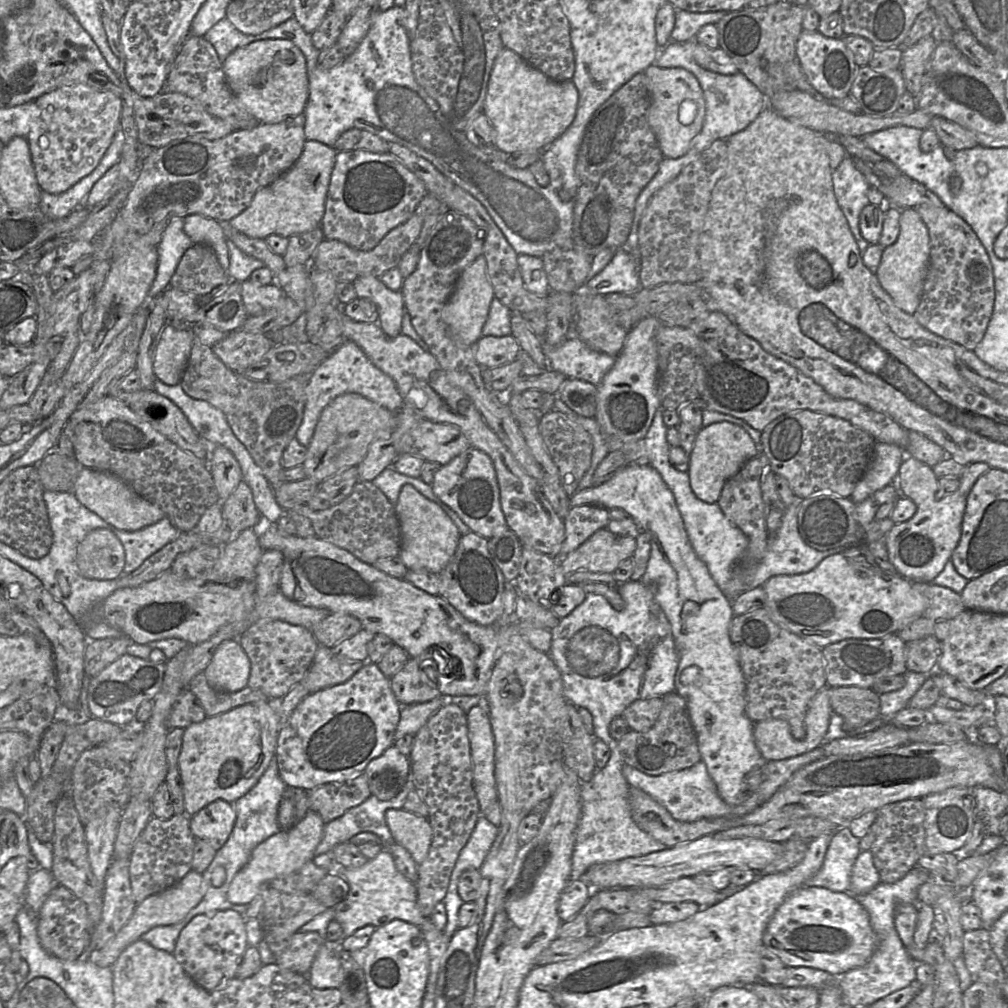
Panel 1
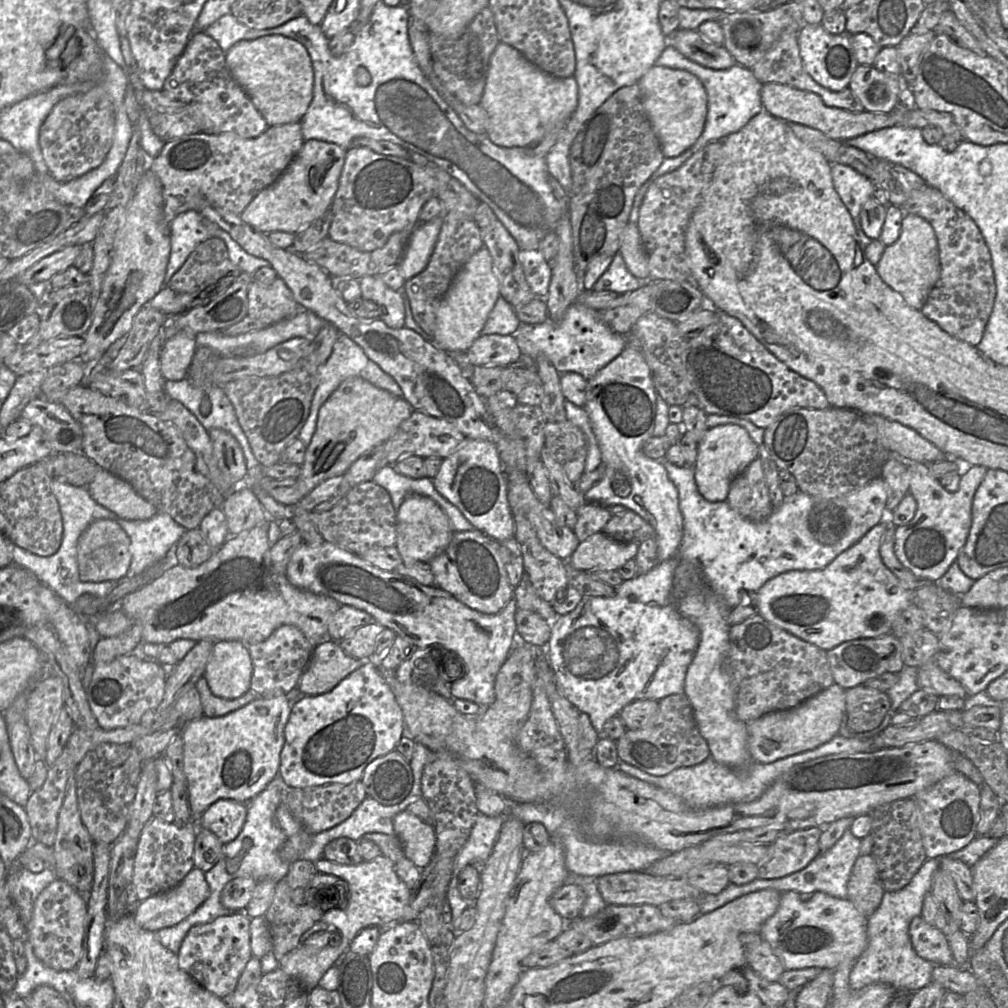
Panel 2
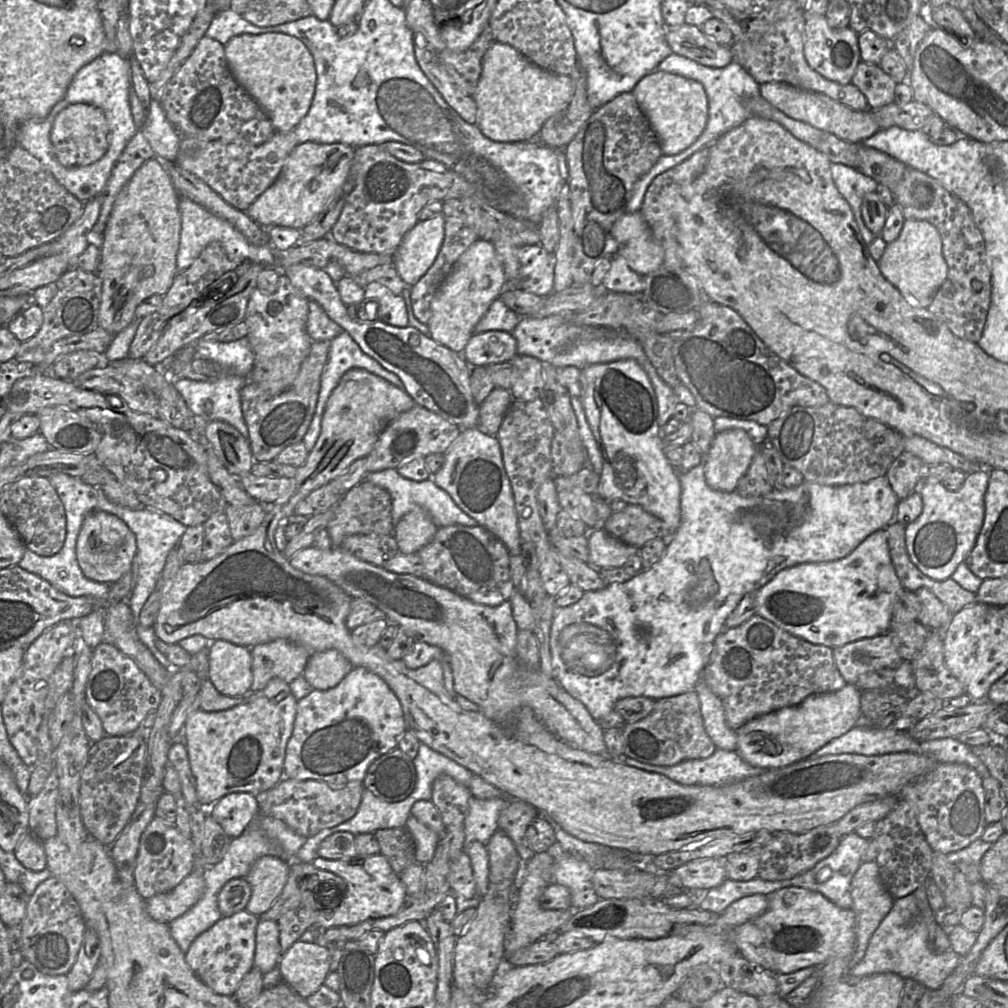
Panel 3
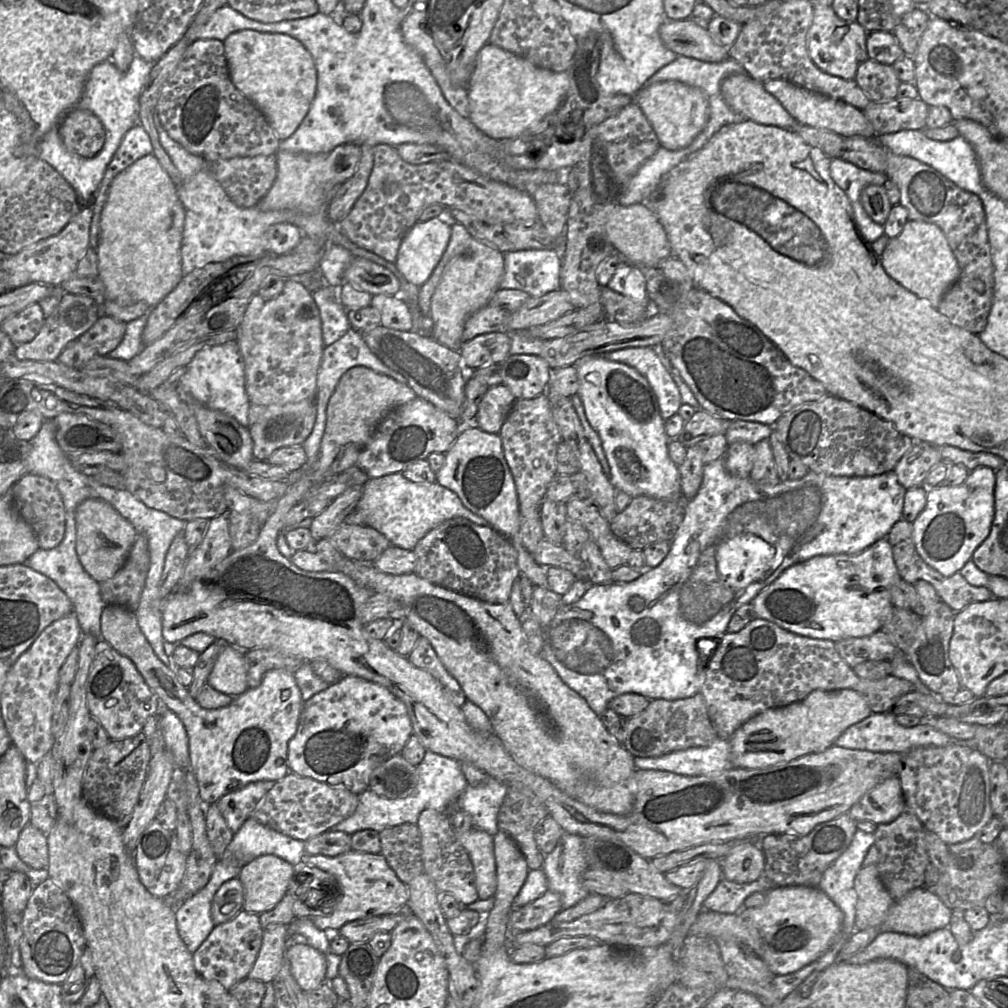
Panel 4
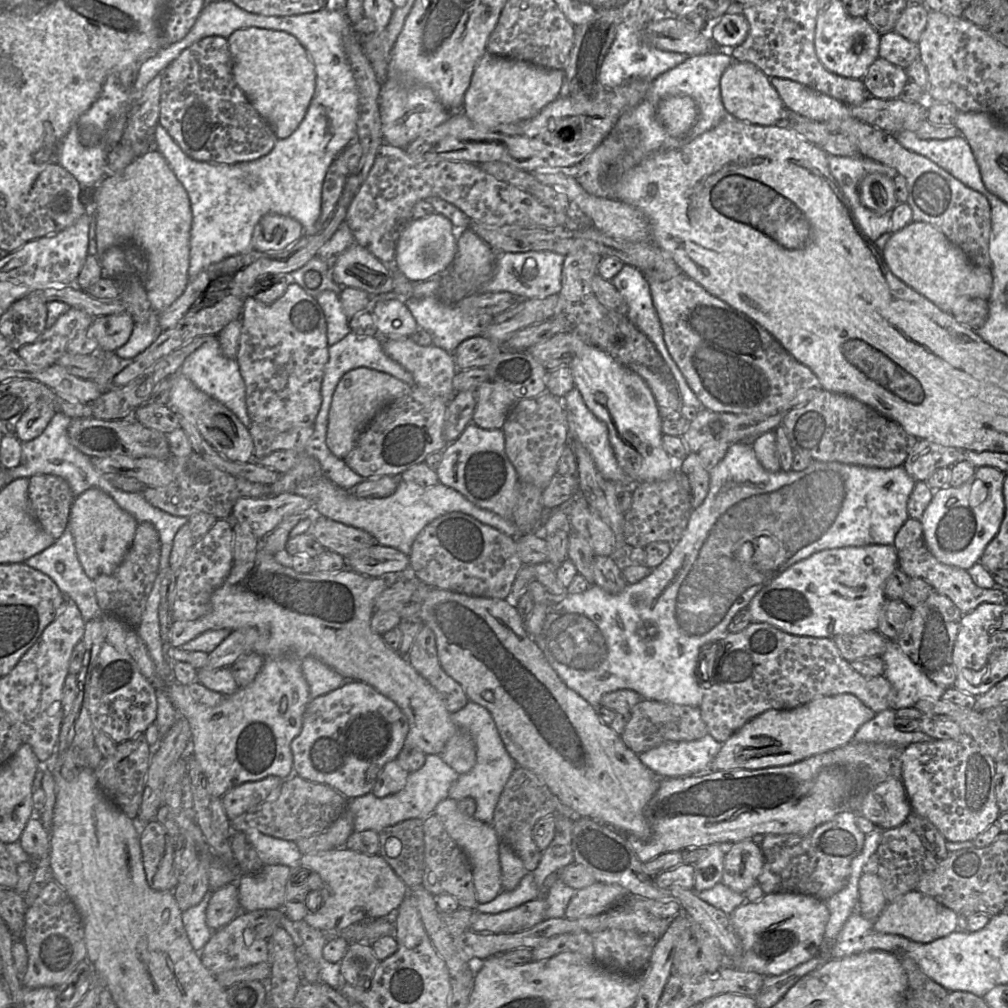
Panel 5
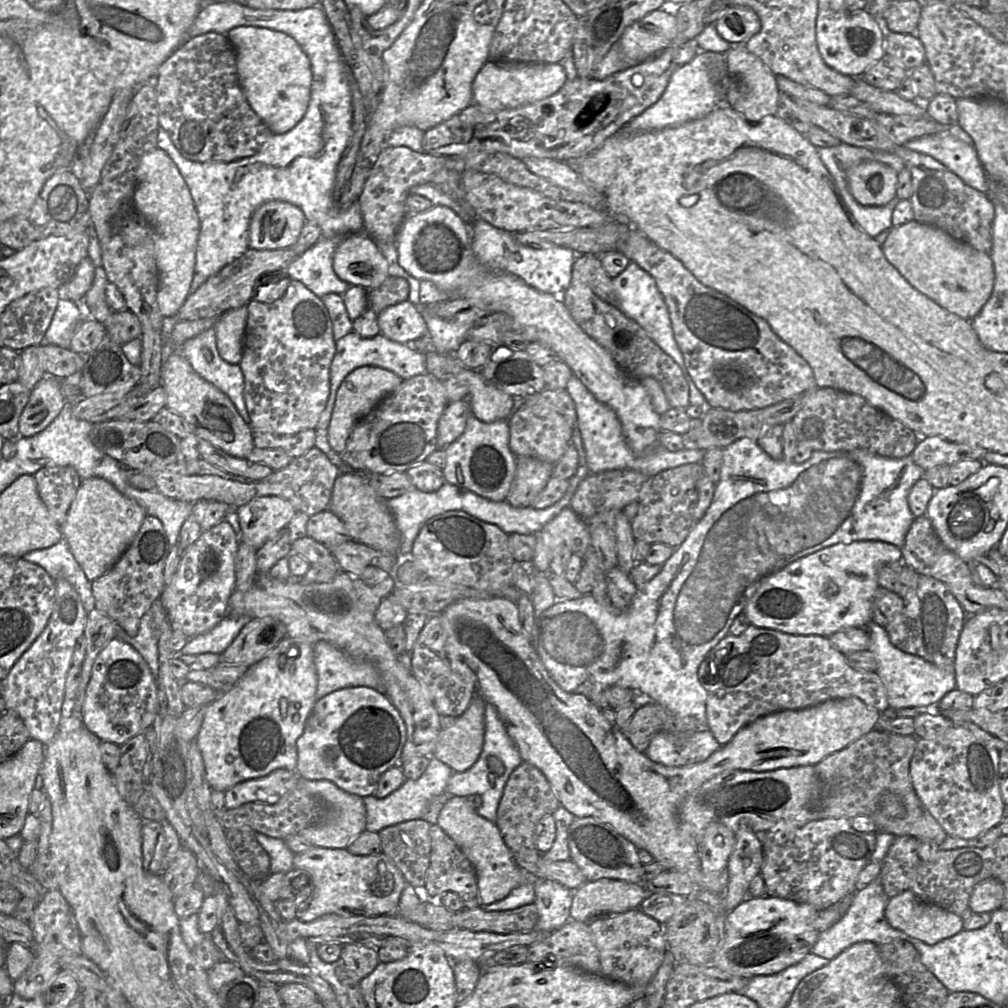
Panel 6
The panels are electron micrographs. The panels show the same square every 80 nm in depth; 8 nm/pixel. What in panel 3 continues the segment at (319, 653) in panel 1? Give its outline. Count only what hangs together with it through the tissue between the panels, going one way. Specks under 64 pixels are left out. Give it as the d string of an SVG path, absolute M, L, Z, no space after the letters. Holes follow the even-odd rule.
M336 649L312 653L303 676L314 690L329 690L338 685L354 668L352 663Z

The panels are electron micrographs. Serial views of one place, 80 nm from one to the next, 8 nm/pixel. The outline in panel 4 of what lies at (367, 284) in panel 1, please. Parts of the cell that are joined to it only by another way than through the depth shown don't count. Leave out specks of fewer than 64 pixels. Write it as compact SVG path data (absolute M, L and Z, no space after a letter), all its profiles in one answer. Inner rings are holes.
M375 294L370 305L377 310L381 325L401 331L413 329L410 308L400 296Z

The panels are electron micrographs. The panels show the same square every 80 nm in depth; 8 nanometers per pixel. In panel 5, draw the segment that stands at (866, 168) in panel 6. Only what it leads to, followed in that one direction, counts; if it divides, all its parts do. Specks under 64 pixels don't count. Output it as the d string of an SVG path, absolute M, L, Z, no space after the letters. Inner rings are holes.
M868 174L859 183L859 196L864 207L884 215L897 204L892 179L878 174Z

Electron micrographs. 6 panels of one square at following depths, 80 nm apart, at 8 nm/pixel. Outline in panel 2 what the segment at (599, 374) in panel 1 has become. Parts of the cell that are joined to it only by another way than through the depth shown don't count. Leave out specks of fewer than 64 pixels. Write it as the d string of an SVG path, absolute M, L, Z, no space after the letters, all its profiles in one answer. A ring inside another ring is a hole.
M576 302L567 309L559 322L549 318L541 324L521 324L515 338L522 354L530 356L534 360L538 355L545 355L560 374L576 372L586 380L594 377L600 369L619 356L628 343L627 336L609 328L600 319L599 312Z

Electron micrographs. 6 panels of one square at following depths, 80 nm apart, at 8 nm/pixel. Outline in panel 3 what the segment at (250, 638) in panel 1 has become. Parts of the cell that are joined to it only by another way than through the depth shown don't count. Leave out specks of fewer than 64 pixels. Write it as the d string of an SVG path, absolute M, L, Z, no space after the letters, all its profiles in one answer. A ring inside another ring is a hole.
M277 639L258 644L250 648L252 657L252 684L250 691L260 691L272 678L280 678L290 684L297 677L303 675L306 664L312 653L306 647L286 639Z

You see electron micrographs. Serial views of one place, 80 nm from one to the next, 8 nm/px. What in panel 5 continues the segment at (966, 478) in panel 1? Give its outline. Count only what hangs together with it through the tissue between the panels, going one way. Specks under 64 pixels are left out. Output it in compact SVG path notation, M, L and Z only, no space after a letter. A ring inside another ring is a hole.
M977 467L973 476L963 485L946 486L934 491L920 521L924 541L938 561L968 570L980 560L986 546L999 531L1004 517L1005 474L994 467Z

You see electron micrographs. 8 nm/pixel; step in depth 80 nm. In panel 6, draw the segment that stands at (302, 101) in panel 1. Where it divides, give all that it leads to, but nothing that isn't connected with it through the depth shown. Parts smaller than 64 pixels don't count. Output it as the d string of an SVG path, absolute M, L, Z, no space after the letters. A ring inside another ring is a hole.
M238 26L227 33L236 55L238 82L247 102L274 134L293 129L304 117L311 97L311 63L290 35L265 27Z

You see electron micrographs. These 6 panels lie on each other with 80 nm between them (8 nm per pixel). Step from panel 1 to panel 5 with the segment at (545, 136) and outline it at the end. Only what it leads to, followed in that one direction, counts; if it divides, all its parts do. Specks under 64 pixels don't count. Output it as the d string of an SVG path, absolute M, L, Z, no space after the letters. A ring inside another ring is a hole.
M487 51L475 67L461 110L476 124L490 128L527 120L559 97L564 76L563 69L544 68Z

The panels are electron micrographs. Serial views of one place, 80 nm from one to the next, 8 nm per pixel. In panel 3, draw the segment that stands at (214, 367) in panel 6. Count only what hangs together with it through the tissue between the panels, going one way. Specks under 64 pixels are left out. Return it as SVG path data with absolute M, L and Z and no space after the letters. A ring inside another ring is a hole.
M247 336L232 342L198 340L195 345L195 359L214 362L223 370L223 373L213 381L175 379L173 380L174 388L182 395L194 415L199 416L206 423L215 420L226 422L236 428L250 443L240 397L241 389L249 382L249 375L254 363L254 353ZM208 400L213 404L212 412L209 415L204 410L204 405Z

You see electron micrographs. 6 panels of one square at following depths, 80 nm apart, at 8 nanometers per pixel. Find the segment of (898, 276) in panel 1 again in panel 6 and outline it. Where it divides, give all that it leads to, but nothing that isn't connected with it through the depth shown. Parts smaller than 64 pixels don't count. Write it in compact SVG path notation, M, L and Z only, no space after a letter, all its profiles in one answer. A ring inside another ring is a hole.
M912 220L894 226L882 245L888 262L917 291L947 311L971 321L990 298L994 281L994 264L989 253L956 240L933 225Z

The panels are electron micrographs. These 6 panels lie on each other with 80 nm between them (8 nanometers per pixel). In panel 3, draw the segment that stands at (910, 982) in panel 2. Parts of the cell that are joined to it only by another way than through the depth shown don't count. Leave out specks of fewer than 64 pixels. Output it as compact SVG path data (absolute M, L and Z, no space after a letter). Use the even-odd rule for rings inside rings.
M925 883L915 892L894 899L893 906L869 939L863 958L850 970L855 977L879 973L895 973L904 979L914 979L928 989L939 988L958 966L962 956L951 948L935 953L929 942L929 927L936 923L929 909Z

